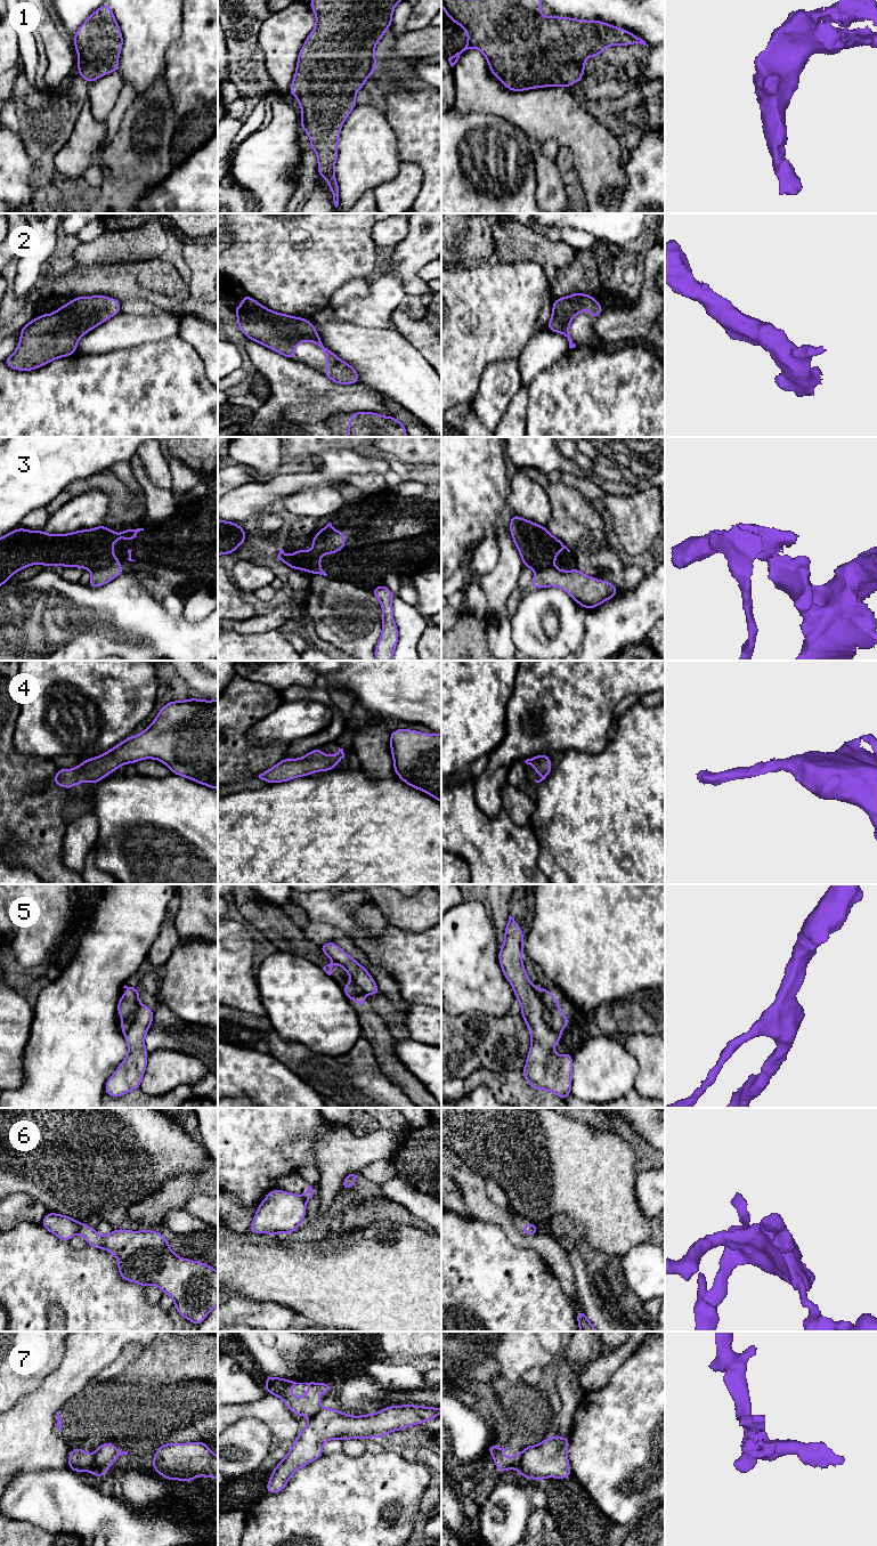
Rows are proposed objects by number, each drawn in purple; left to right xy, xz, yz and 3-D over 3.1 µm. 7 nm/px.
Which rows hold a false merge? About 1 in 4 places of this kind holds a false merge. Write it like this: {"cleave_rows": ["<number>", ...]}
{"cleave_rows": ["3", "5", "6", "7"]}

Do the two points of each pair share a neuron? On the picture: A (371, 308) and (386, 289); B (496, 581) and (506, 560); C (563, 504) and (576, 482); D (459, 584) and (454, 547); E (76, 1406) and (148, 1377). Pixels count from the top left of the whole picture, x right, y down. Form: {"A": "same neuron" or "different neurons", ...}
{"A": "same neuron", "B": "same neuron", "C": "different neurons", "D": "different neurons", "E": "same neuron"}

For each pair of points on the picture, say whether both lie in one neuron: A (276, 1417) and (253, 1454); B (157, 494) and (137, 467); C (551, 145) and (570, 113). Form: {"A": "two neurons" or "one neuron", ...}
{"A": "two neurons", "B": "one neuron", "C": "two neurons"}

